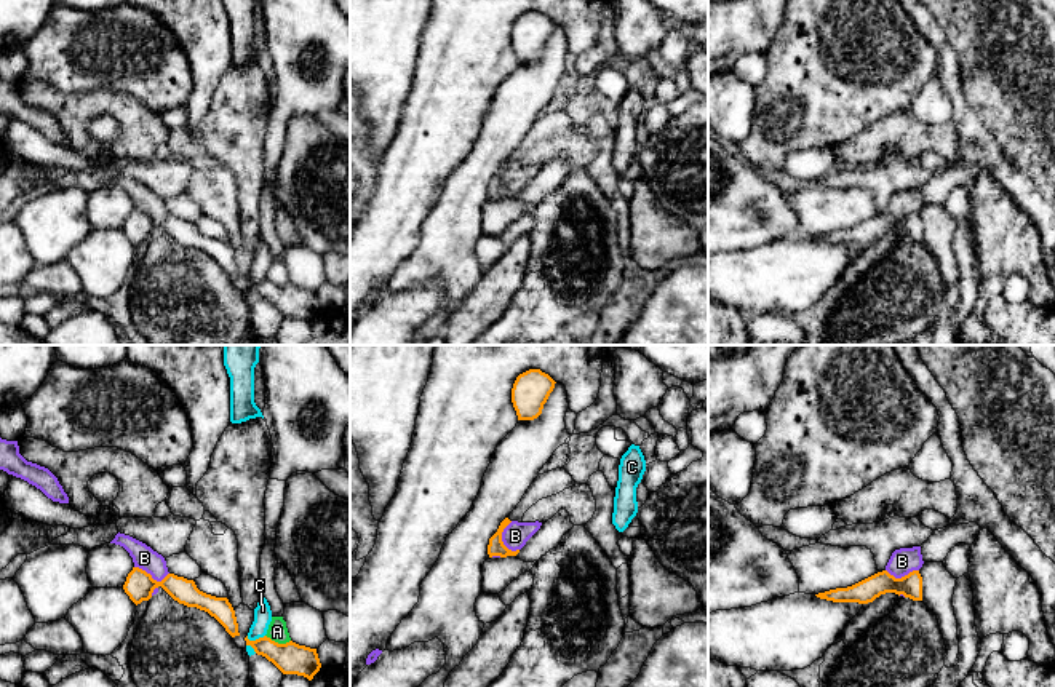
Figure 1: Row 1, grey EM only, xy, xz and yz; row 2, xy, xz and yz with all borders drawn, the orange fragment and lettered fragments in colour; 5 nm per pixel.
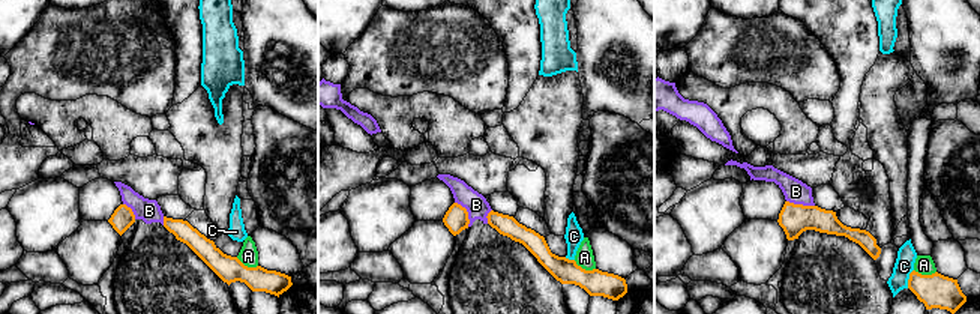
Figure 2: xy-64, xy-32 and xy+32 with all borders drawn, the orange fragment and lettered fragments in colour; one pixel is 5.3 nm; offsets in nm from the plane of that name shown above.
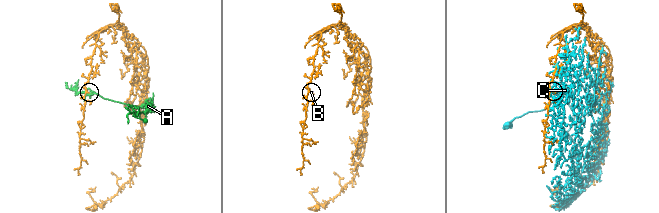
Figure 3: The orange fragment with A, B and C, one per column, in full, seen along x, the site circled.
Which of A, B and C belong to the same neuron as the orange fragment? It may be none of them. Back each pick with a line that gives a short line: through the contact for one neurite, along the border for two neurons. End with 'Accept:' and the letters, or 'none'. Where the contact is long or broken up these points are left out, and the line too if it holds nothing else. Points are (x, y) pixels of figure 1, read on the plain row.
Accept: none

